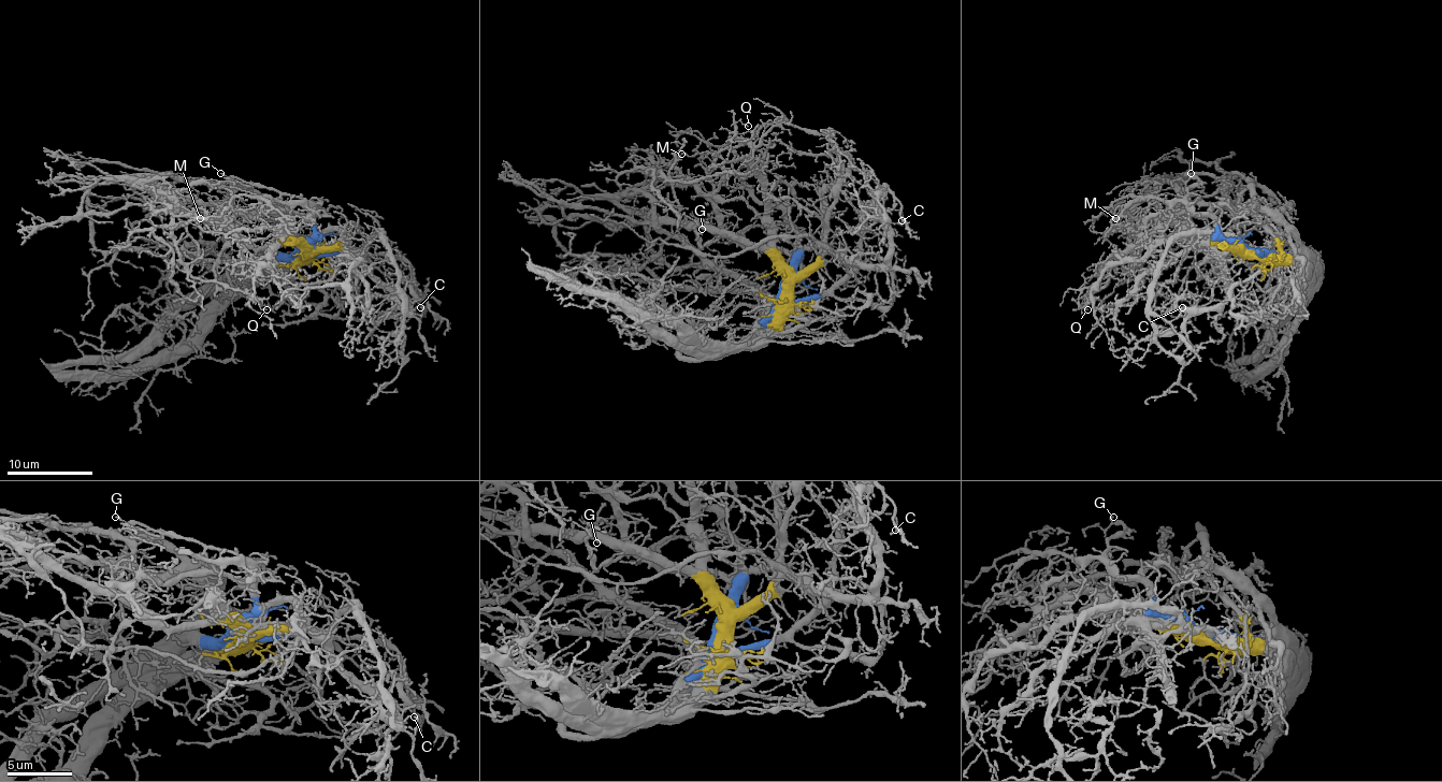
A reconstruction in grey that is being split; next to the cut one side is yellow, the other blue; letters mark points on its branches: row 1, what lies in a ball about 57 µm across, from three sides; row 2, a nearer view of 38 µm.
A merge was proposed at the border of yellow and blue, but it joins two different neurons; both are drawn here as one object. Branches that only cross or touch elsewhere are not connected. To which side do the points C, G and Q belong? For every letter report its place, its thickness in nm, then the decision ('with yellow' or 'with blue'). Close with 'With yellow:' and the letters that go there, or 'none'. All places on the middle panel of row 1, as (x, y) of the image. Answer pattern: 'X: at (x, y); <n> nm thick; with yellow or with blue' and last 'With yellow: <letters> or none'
C: at (902, 220); 110 nm thick; with blue
G: at (702, 229); 90 nm thick; with blue
Q: at (748, 126); 110 nm thick; with yellow
With yellow: Q

